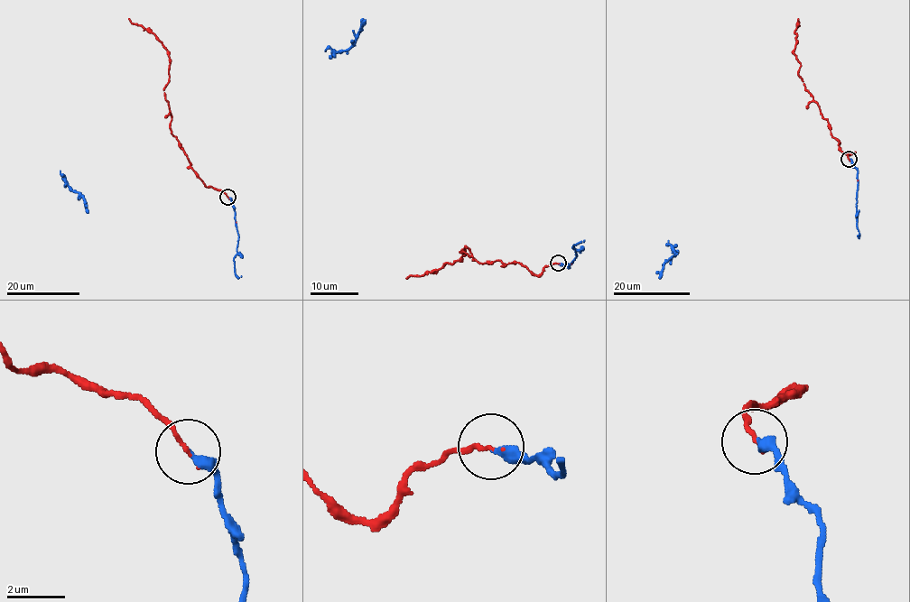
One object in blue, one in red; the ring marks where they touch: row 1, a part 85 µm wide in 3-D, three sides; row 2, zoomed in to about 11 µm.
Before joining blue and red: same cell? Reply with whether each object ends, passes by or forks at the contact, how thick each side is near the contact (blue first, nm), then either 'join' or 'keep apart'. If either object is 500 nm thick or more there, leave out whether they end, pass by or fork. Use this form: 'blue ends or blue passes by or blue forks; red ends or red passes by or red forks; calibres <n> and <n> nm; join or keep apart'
blue ends; red ends; calibres 360 and 120 nm; join

